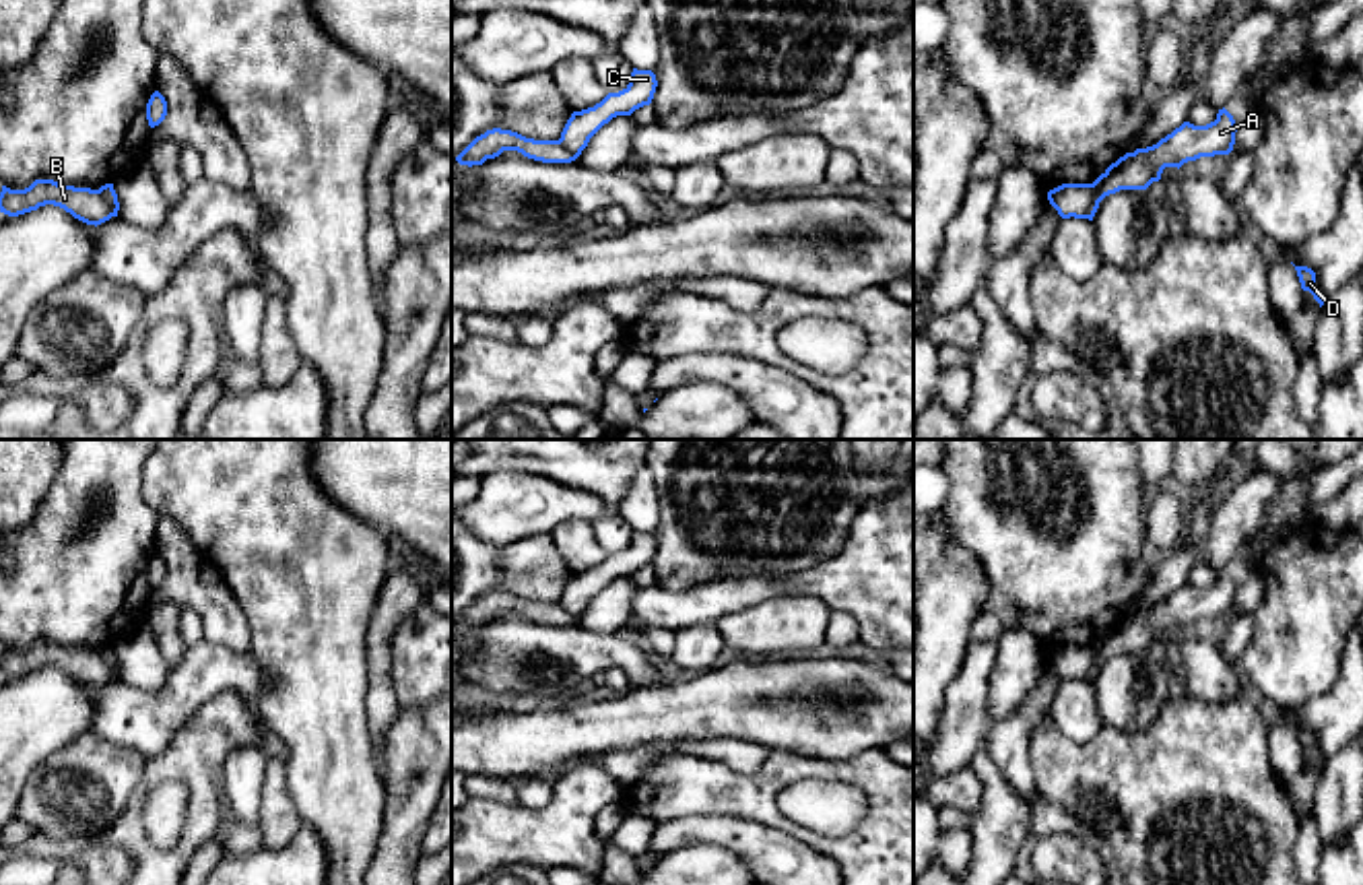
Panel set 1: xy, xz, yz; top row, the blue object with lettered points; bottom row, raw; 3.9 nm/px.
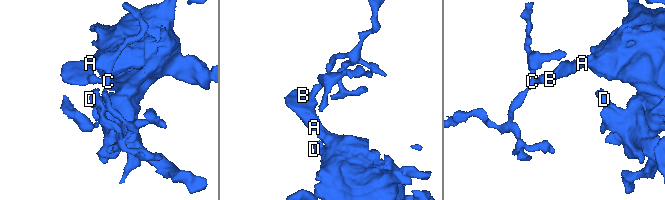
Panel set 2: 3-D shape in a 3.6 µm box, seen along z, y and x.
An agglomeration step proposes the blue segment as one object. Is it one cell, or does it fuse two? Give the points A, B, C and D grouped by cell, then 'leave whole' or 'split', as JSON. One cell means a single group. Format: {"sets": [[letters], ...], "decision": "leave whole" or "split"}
{"sets": [["A", "B", "D"], ["C"]], "decision": "split"}

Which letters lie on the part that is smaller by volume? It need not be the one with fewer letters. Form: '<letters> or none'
C

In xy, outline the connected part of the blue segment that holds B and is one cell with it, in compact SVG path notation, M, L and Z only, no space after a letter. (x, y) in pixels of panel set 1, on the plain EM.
M35 642L25 652L10 652L2 648L0 675L19 679L39 668L54 666L70 675L74 681L87 687L101 687L113 677L105 664L97 660L99 652L62 648L54 642Z

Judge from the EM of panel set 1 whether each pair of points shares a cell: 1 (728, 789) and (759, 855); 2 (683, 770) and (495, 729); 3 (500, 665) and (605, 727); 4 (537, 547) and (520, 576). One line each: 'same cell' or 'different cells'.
1: different cells
2: different cells
3: different cells
4: same cell

